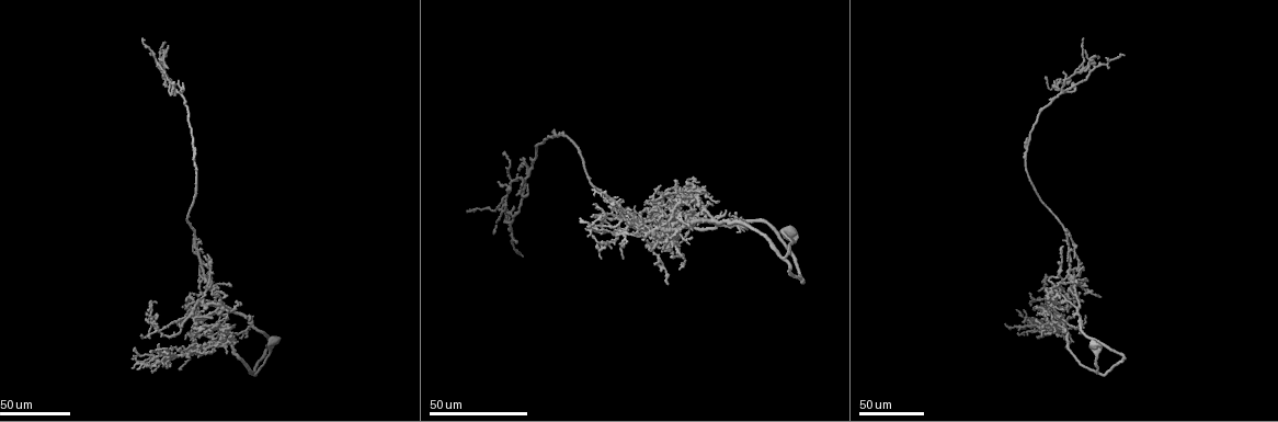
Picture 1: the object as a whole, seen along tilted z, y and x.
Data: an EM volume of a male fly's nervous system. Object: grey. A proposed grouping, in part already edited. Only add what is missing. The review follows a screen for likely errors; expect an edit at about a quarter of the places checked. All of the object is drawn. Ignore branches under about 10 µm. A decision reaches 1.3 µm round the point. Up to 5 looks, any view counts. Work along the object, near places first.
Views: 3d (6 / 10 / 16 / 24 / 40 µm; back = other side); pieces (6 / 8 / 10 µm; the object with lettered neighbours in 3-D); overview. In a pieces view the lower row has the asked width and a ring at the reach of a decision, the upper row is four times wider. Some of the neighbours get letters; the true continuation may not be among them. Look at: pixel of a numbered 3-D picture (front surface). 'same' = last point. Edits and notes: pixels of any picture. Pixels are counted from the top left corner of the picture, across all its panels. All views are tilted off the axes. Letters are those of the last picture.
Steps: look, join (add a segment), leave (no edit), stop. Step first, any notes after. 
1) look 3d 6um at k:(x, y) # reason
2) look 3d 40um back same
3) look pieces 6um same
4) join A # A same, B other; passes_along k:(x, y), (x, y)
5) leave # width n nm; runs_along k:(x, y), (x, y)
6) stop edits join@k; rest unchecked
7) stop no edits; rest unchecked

look 3d 40um at 1:(1026, 334) # tapers out

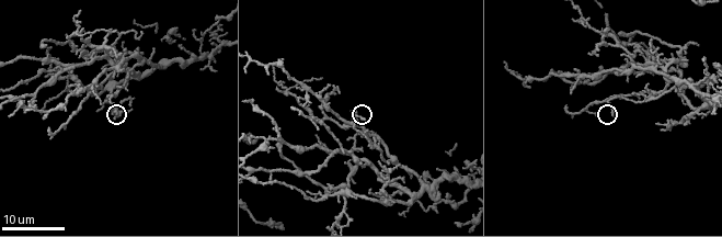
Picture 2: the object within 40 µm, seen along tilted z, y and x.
look pieces 10um at 2:(611, 114)

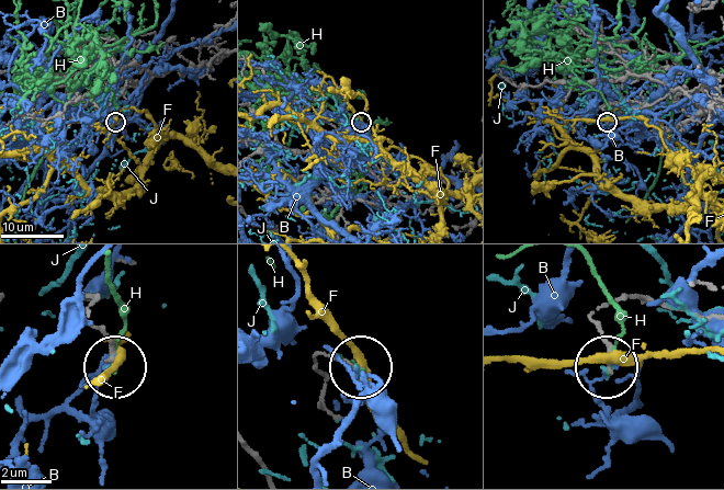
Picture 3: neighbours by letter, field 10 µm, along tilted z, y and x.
leave # B other, F other, H other, J other; no lettered segment goes on from it

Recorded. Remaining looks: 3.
look 3d 24um at 1:(1095, 56) # free end

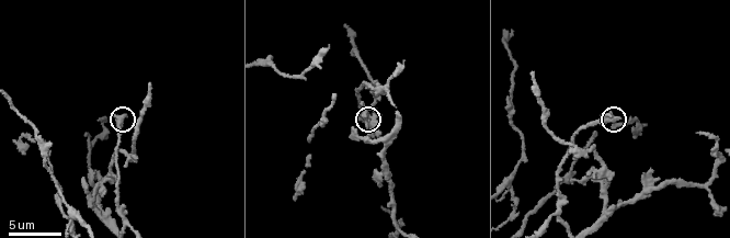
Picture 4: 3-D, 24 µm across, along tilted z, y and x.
look pieces 8um at 4:(620, 116)

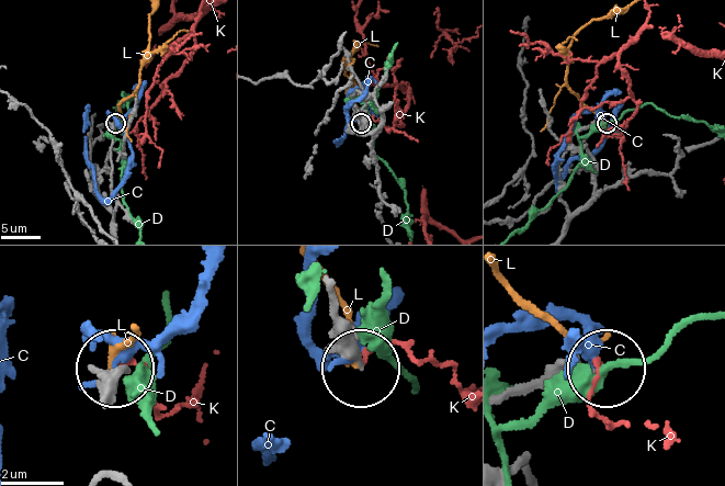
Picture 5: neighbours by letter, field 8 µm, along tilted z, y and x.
leave # C other, D other, K other, L other; runs_along 5:(335, 303), (340, 339), (357, 362); none of them fits

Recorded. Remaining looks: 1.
look pieces 6um at 4:(649, 172) # branch stops here

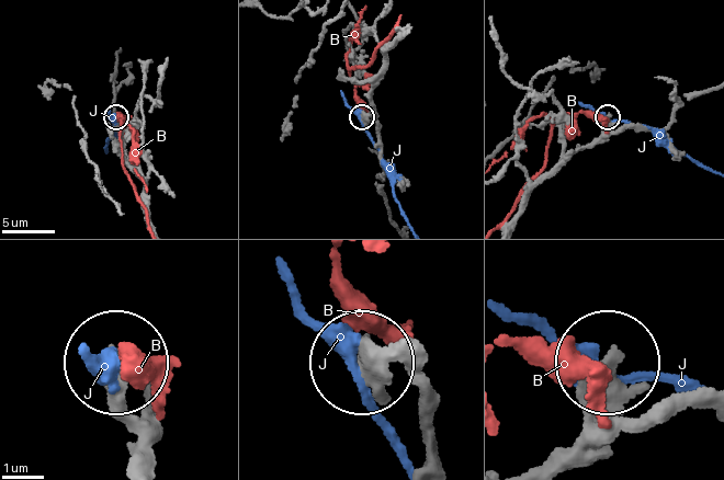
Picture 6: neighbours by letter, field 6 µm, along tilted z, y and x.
leave # B other, J other; no lettered segment goes on from it

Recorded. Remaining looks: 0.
stop no edits; rest unchecked

